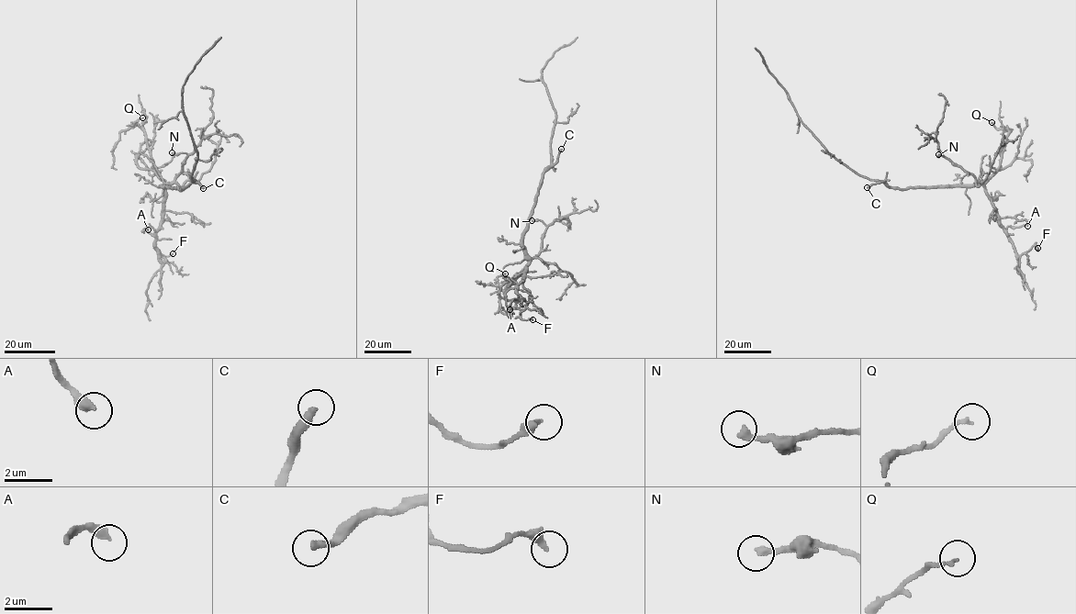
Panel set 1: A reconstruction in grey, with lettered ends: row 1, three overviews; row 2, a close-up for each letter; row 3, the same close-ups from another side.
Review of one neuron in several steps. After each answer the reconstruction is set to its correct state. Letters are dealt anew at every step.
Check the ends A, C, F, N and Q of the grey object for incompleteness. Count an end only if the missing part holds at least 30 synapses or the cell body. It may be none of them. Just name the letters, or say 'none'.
C

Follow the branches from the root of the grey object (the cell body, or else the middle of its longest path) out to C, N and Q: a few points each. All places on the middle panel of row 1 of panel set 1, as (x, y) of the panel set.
C: (538, 187), (542, 174), (555, 161), (561, 149)
N: (538, 187), (529, 228), (522, 238), (526, 253), (534, 258), (540, 251), (546, 226), (542, 220), (532, 220)
Q: (538, 187), (537, 200), (522, 240), (528, 265), (503, 291), (497, 278), (505, 273)

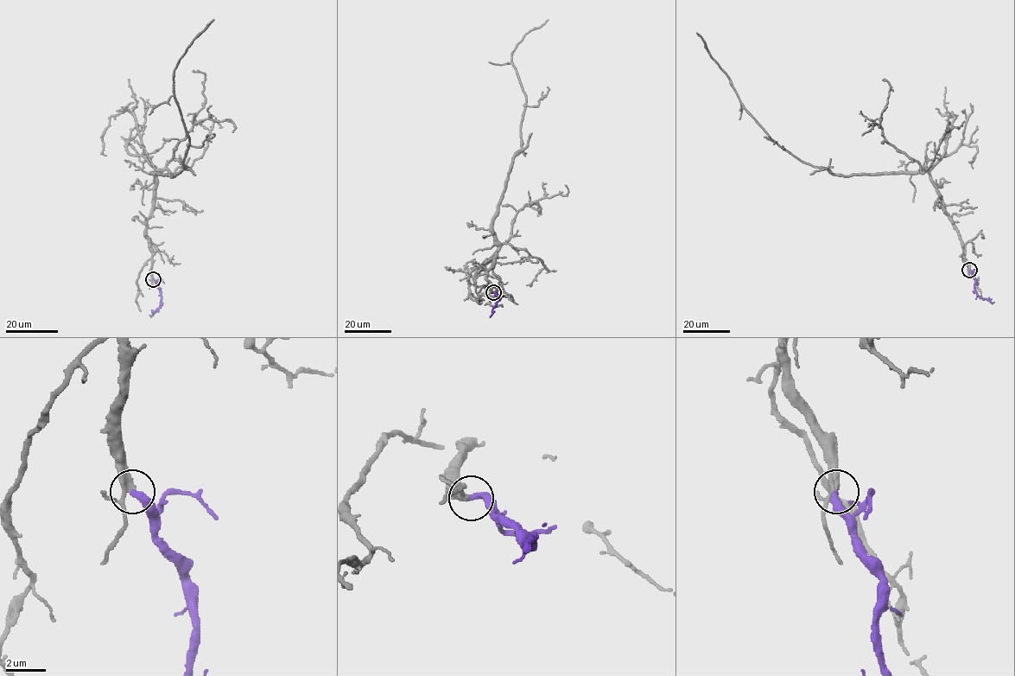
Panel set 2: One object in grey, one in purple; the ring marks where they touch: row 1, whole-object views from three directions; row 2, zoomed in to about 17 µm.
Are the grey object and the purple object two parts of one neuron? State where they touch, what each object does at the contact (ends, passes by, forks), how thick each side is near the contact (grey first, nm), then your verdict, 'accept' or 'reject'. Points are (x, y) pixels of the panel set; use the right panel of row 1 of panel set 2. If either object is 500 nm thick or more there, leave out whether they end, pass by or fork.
place (969, 270); grey forks; purple ends; calibres 240 and 320 nm; accept

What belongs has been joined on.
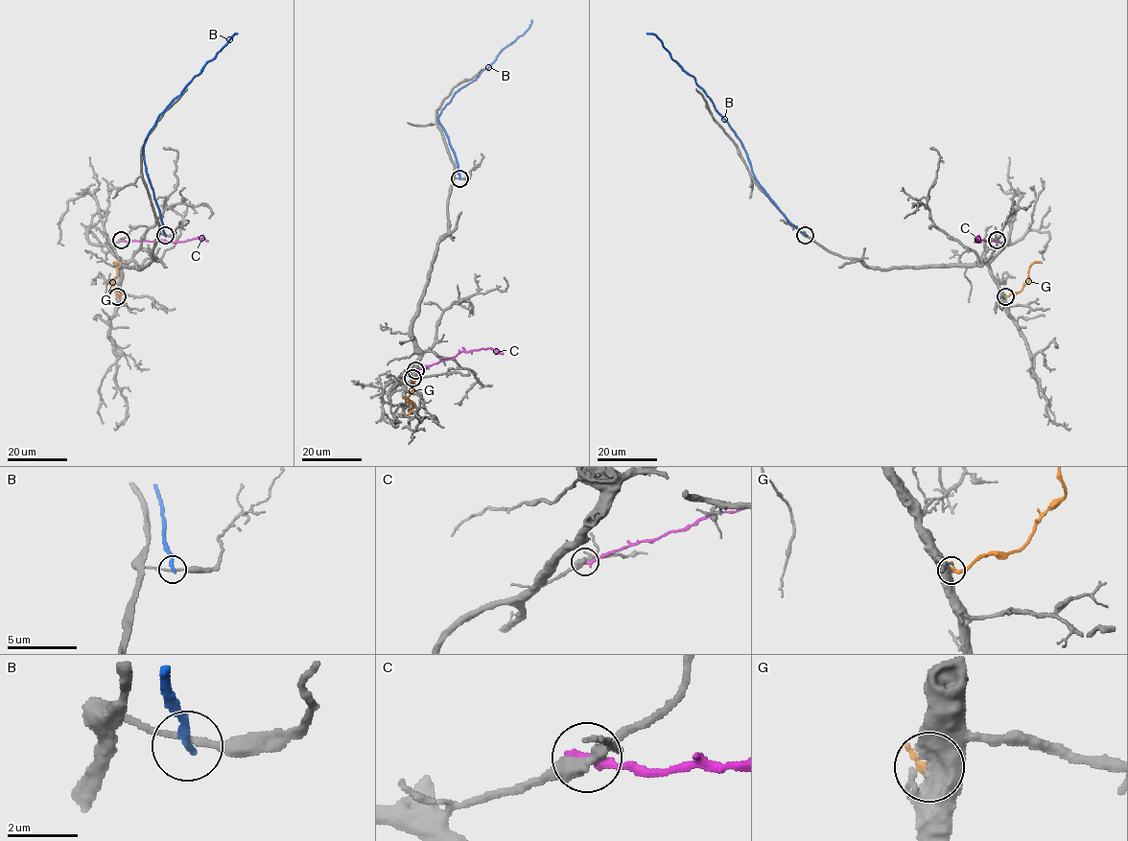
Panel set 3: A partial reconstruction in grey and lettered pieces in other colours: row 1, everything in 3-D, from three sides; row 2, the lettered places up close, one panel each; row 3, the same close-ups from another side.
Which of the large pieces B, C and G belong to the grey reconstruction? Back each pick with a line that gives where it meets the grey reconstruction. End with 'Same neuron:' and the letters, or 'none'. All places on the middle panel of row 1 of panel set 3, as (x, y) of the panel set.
G: contact (412, 378)
Same neuron: G

